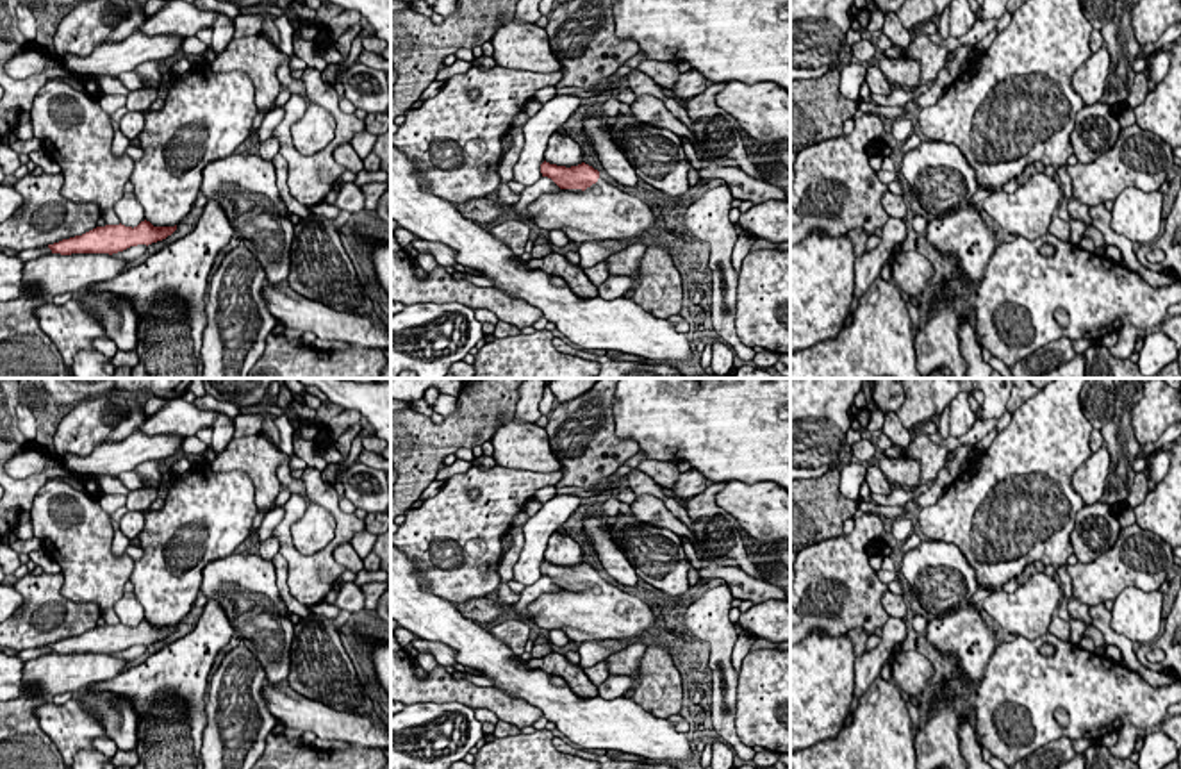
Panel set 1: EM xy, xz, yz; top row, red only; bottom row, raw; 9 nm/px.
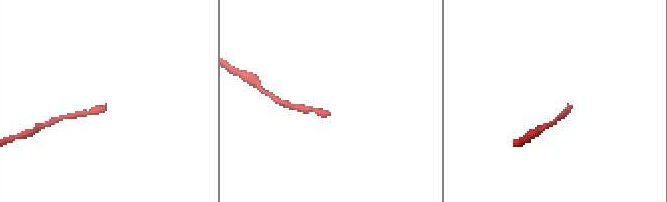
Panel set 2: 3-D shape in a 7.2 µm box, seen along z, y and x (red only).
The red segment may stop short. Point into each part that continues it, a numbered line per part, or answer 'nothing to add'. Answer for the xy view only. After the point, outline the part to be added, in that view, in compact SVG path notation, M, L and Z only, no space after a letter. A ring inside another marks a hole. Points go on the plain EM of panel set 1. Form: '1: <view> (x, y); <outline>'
1: xy (50, 675); M48 653L25 662L23 682L36 689L32 698L50 699L107 682L118 676L127 664L128 660L109 653Z

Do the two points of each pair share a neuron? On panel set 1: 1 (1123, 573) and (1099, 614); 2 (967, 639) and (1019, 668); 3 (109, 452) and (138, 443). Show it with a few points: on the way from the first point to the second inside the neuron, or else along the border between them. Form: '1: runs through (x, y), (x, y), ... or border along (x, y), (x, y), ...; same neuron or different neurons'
1: border along (1103, 602), (1089, 607); different neurons
2: border along (996, 646), (980, 678); different neurons
3: runs through (116, 452), (131, 450); same neuron

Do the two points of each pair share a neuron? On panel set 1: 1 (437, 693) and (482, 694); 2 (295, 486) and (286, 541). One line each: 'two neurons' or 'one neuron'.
1: one neuron
2: two neurons

